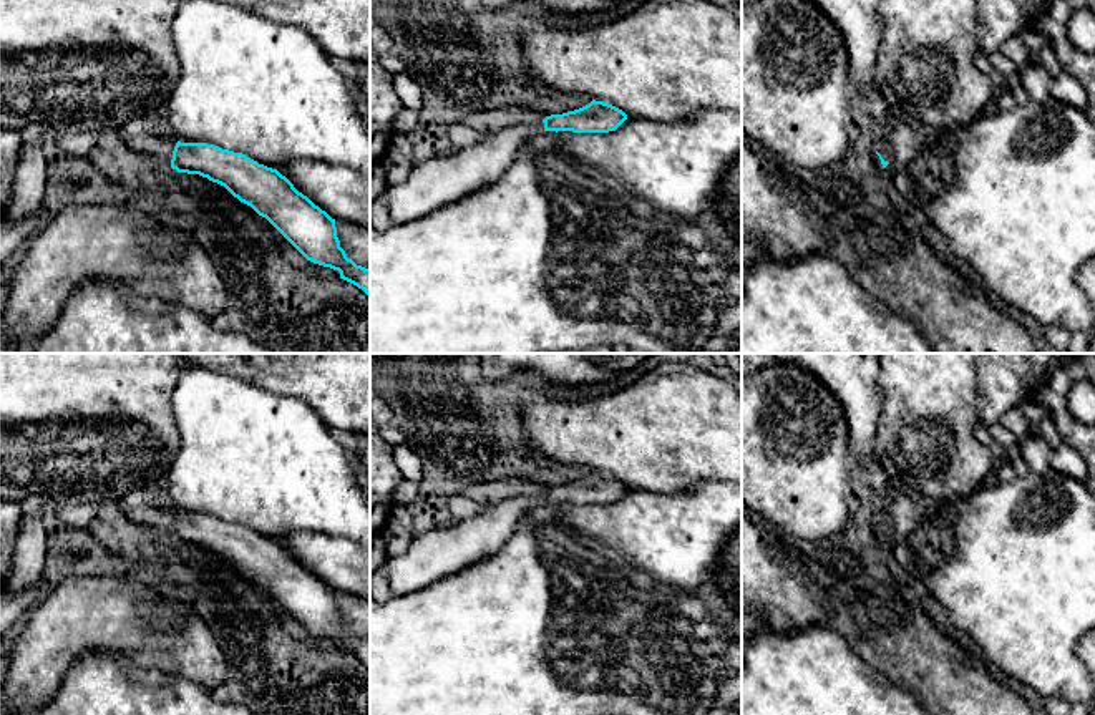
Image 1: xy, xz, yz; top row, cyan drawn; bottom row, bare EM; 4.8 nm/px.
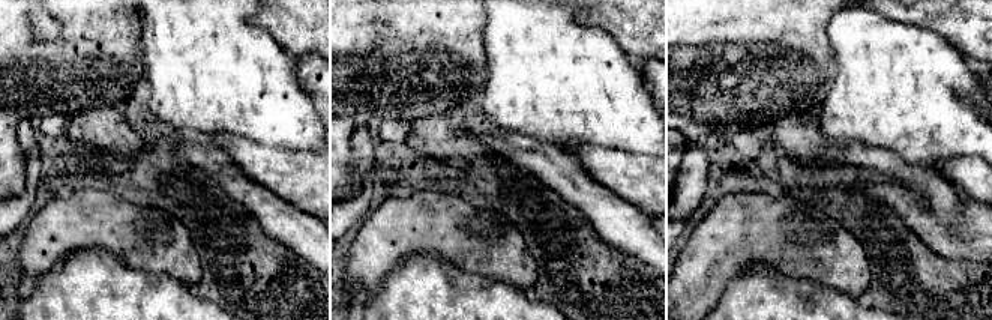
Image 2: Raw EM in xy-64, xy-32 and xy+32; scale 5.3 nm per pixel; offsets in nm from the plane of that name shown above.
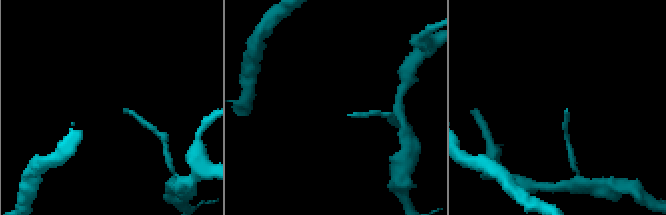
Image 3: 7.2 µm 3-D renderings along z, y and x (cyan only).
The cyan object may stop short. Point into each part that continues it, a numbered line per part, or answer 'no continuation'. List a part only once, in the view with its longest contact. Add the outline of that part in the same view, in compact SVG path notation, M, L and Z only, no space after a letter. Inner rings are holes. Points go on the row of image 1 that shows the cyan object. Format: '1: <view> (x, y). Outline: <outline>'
1: xy (155, 141). Outline: M133 126L124 141L136 153L163 158L169 163L176 146L176 141L163 128L156 126Z

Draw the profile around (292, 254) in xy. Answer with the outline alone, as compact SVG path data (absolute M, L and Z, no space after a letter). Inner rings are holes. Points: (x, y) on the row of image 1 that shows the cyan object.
M234 197L234 201L237 204L241 204L242 207L246 207L249 212L252 212L260 222L265 222L272 227L274 239L280 246L280 249L284 250L284 254L290 264L294 264L310 274L328 274L328 275L340 279L338 270L333 270L330 267L324 267L324 265L307 260L265 217L259 216L251 206L241 202L237 197Z

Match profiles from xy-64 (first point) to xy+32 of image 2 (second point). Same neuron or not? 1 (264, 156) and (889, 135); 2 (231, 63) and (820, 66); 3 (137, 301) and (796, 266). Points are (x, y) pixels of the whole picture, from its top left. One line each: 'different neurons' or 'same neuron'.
1: different neurons
2: different neurons
3: different neurons

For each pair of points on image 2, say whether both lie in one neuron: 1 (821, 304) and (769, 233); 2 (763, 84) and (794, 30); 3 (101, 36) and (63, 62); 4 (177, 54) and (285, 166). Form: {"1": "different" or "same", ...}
{"1": "different", "2": "same", "3": "same", "4": "different"}

